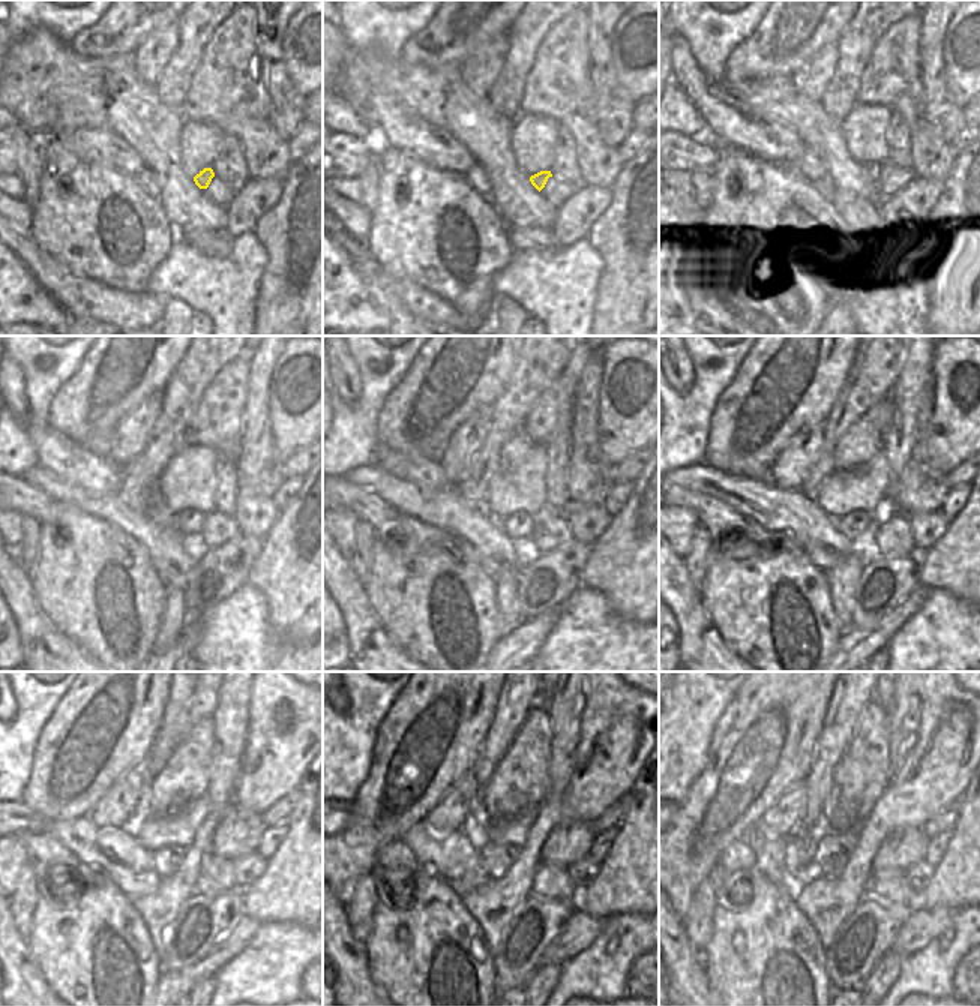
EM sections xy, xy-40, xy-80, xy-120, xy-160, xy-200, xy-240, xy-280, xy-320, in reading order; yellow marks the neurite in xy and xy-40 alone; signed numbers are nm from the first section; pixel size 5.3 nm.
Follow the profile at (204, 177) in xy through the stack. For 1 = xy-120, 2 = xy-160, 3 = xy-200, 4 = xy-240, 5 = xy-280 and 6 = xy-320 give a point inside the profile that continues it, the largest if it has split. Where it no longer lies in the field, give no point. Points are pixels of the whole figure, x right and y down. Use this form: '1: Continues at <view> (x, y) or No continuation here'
1: Continues at xy-120 (188, 523)
2: Continues at xy-160 (518, 526)
3: Continues at xy-200 (851, 525)
4: Continues at xy-240 (167, 861)
5: Continues at xy-280 (497, 859)
6: Continues at xy-320 (830, 852).

